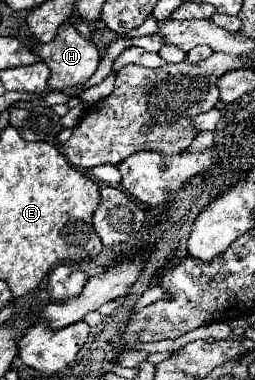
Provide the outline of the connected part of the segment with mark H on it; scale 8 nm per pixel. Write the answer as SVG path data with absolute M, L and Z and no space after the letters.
M64 22L58 28L58 34L52 42L48 44L38 44L34 46L34 54L44 60L44 64L50 68L50 80L48 86L52 90L64 90L66 86L76 86L86 82L98 68L100 62L100 52L92 40L86 40L70 22Z

